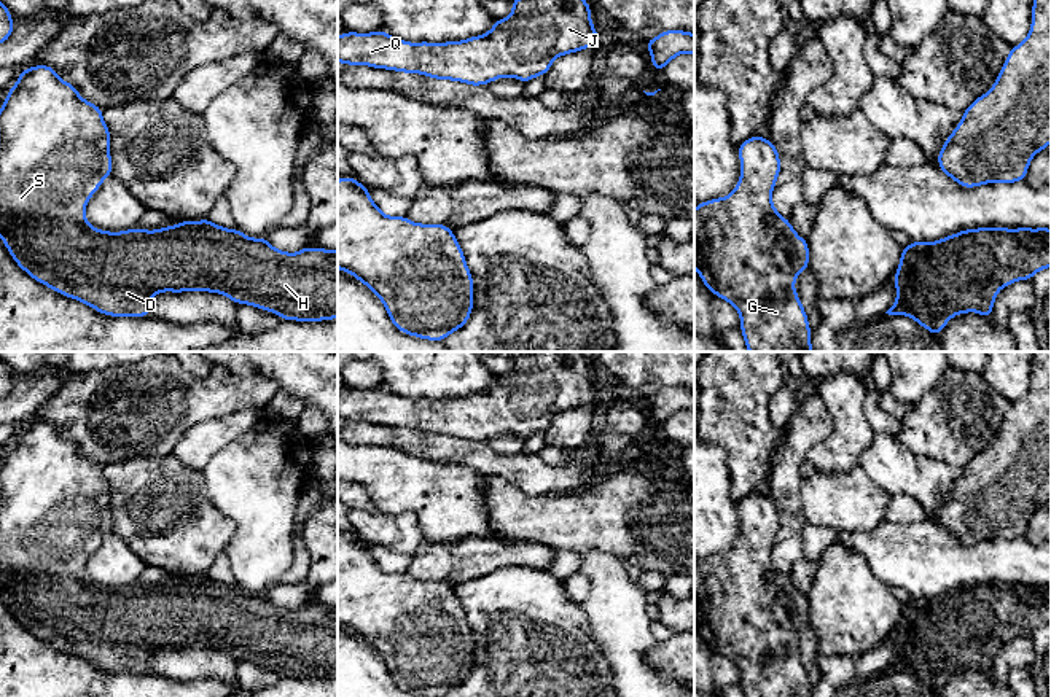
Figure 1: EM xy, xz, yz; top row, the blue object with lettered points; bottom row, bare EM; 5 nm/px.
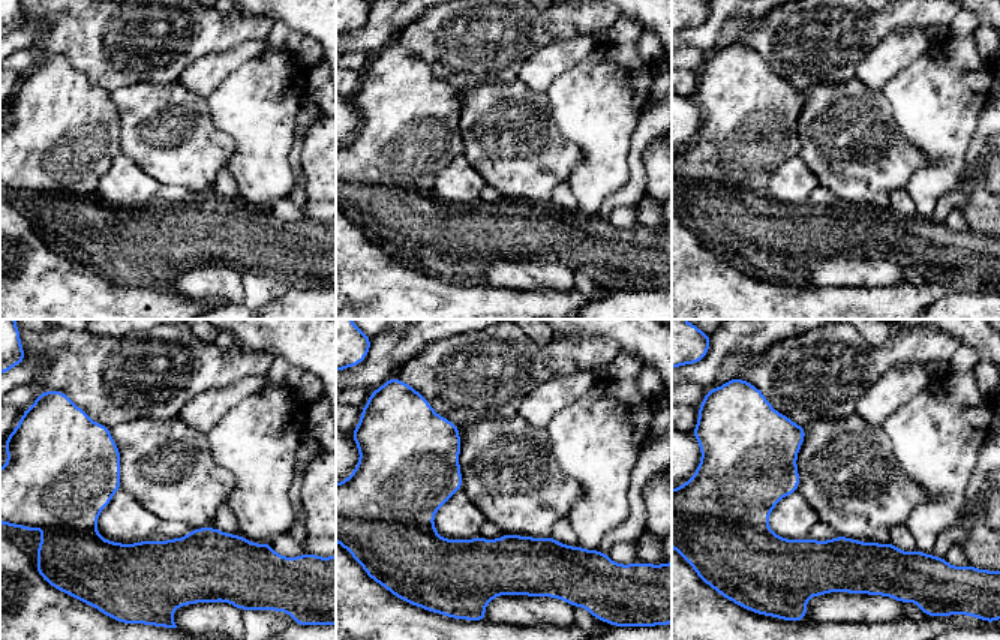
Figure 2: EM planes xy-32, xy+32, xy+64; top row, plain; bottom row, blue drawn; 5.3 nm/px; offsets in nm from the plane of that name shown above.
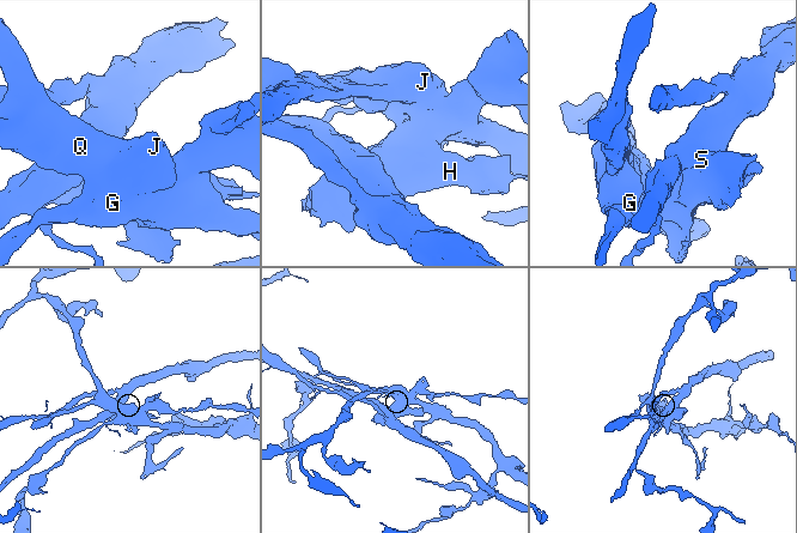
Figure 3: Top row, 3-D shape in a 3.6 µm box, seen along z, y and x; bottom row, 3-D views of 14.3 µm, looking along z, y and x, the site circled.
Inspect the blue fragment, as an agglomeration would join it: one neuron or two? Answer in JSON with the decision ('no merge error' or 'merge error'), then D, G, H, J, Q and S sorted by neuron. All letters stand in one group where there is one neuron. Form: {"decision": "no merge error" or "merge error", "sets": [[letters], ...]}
{"decision": "merge error", "sets": [["D", "G", "H", "J", "Q"], ["S"]]}

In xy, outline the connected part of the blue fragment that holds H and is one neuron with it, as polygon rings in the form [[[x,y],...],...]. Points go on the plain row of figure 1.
[[[35,422],[35,423],[29,423],[29,426],[30,426],[30,431],[24,434],[22,442],[24,444],[46,444],[54,452],[53,466],[49,468],[46,474],[41,476],[45,481],[45,487],[48,490],[64,489],[68,492],[65,498],[62,496],[51,498],[56,504],[62,506],[68,514],[54,525],[54,541],[49,546],[48,552],[45,554],[43,565],[40,568],[32,568],[32,570],[13,570],[6,567],[0,567],[0,597],[8,605],[16,621],[22,627],[25,627],[33,637],[37,637],[41,641],[49,643],[59,651],[81,657],[83,660],[110,673],[150,673],[150,657],[156,649],[162,649],[162,648],[182,649],[182,648],[199,646],[199,648],[209,648],[209,649],[220,649],[229,654],[231,657],[234,657],[236,660],[244,659],[244,660],[263,665],[263,667],[269,667],[279,672],[282,676],[322,678],[322,676],[338,675],[338,606],[311,605],[306,602],[298,609],[287,609],[287,608],[280,608],[274,605],[264,594],[260,594],[260,595],[247,594],[239,586],[221,584],[212,579],[209,574],[201,576],[201,578],[182,578],[182,579],[177,579],[175,582],[166,582],[162,586],[154,586],[154,587],[145,587],[140,584],[132,584],[132,586],[121,587],[121,589],[108,589],[102,586],[94,586],[88,579],[84,570],[78,571],[73,568],[72,557],[73,557],[73,552],[78,543],[88,546],[89,551],[92,552],[100,544],[102,538],[108,532],[111,532],[113,522],[111,519],[108,520],[105,519],[105,516],[110,512],[110,485],[102,474],[102,466],[78,466],[76,465],[81,458],[76,442],[61,436],[51,422]]]

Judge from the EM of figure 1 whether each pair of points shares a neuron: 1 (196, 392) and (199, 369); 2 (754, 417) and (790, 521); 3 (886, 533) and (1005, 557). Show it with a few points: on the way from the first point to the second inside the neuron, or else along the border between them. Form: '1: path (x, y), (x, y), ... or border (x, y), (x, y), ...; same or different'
1: border (183, 368), (198, 377), (209, 376); different
2: border (782, 432), (771, 460), (771, 471), (766, 478); different
3: path (916, 557), (975, 557); same

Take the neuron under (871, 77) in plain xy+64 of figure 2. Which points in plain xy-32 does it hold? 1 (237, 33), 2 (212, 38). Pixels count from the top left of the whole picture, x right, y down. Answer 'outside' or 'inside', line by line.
1: outside
2: outside

